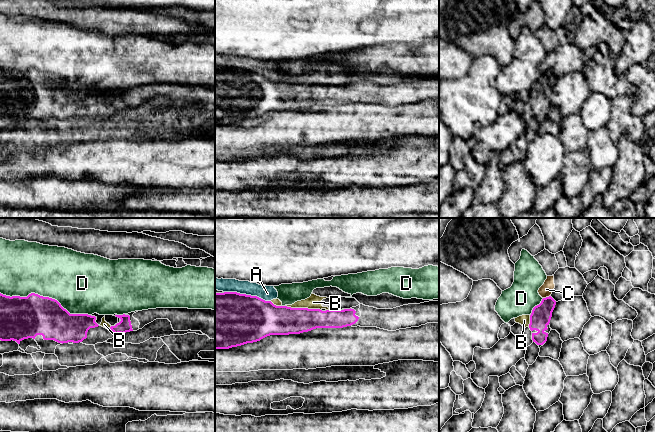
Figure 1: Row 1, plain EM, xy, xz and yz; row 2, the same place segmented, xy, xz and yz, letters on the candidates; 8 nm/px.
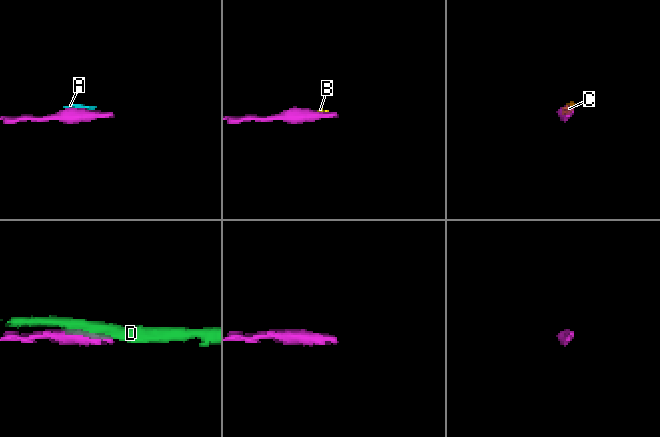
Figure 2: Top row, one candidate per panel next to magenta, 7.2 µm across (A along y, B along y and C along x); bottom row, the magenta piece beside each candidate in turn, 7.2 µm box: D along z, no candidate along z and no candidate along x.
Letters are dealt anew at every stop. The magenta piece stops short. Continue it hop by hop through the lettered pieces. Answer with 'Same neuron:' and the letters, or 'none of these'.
Same neuron: none of these

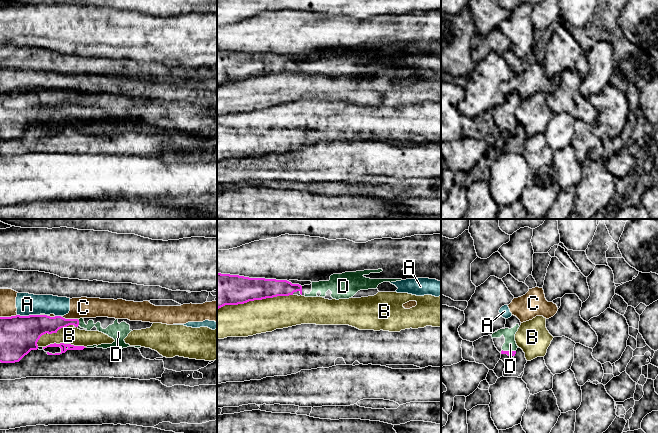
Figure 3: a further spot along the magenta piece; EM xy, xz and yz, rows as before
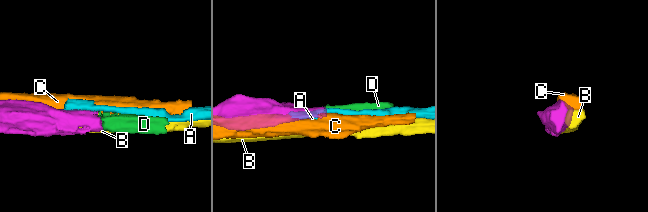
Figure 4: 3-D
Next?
Same neuron: D

